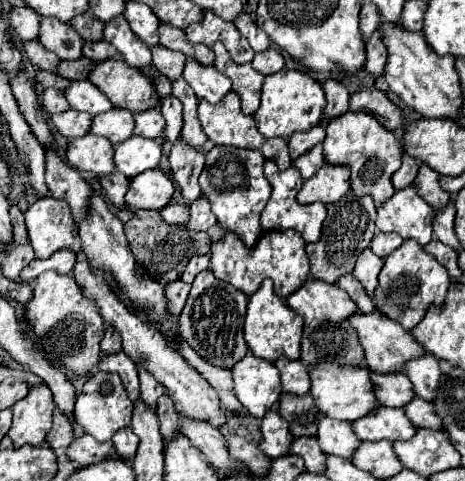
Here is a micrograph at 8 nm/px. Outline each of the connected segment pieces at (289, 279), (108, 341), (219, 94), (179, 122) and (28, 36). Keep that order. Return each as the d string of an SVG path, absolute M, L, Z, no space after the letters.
M295 230L267 232L253 248L247 248L235 234L229 232L227 236L211 244L211 270L215 278L233 284L247 296L255 294L265 278L271 278L275 282L277 296L285 300L309 278L309 258L305 254L305 242Z
M111 324L105 326L105 336L101 340L101 350L105 354L111 354L111 352L119 352L121 350L121 338L119 338L119 332L113 330Z
M189 60L185 64L183 76L195 90L197 98L203 98L209 102L219 102L231 90L231 80L227 76L215 70L215 66L201 66L195 60Z
M169 94L167 98L161 100L161 112L167 120L167 128L165 128L165 140L175 144L181 136L181 128L183 128L183 106L179 102L179 98L175 98L173 94Z
M15 8L9 14L9 22L13 26L13 30L19 34L19 38L23 42L27 40L39 40L39 14L35 14L35 10L31 8Z

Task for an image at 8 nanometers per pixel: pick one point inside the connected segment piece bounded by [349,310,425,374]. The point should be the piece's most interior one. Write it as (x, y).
(387, 346)

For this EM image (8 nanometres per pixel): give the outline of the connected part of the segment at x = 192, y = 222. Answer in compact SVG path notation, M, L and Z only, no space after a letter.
M203 196L197 198L189 208L191 208L191 218L187 224L189 230L209 230L217 222L207 198L203 198Z

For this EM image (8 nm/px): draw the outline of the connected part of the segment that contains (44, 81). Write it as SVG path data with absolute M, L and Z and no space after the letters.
M37 70L37 82L43 86L43 88L59 88L59 90L63 90L63 88L67 88L67 80L65 78L61 78L59 74L55 74L55 72L43 72L43 70Z

